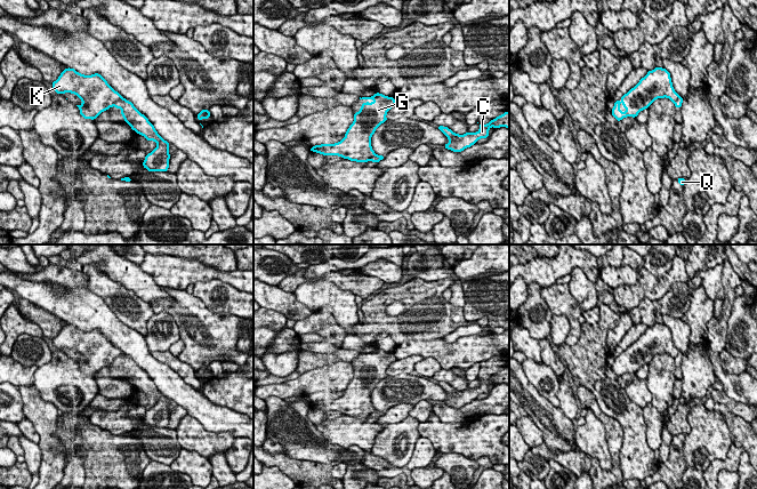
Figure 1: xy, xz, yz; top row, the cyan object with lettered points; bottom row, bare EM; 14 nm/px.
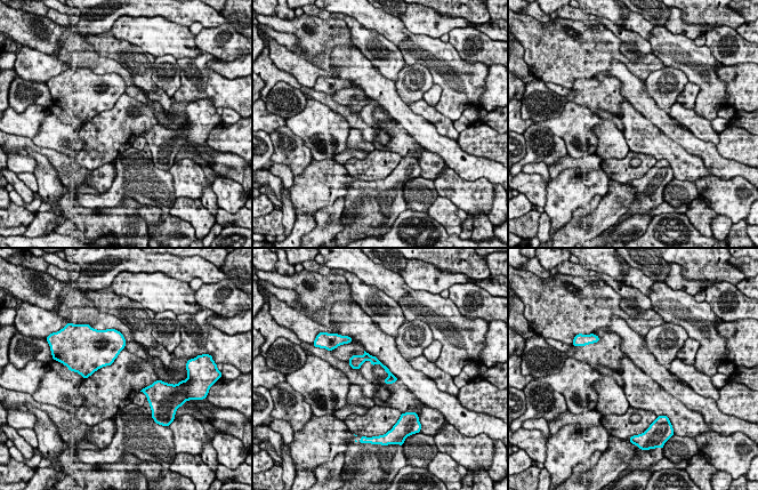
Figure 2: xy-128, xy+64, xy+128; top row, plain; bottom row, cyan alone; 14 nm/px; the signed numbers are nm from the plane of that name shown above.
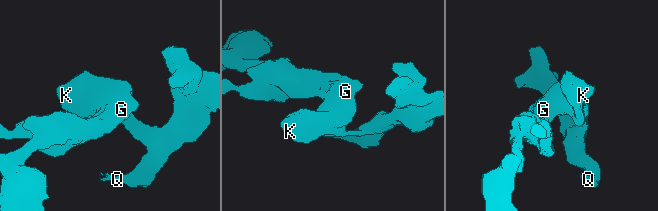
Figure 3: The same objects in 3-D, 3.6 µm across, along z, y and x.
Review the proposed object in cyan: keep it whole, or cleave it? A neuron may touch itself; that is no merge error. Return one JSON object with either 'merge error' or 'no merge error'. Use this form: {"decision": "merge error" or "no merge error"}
{"decision": "merge error"}

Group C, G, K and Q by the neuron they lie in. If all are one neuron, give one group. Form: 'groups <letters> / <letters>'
groups C Q / G K

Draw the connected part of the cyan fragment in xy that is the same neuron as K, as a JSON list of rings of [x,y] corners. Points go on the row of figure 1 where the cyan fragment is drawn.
[[[70,67],[51,85],[57,94],[75,94],[82,101],[82,104],[76,106],[84,119],[95,120],[122,97],[100,74],[83,75]]]

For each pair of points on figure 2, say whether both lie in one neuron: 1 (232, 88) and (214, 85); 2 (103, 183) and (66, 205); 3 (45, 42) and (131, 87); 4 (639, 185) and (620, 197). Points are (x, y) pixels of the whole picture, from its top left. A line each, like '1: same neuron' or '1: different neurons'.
1: same neuron
2: different neurons
3: same neuron
4: different neurons

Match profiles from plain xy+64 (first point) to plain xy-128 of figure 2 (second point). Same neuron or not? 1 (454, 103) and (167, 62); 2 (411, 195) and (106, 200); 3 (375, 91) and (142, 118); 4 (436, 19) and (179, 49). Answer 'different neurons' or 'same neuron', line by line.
1: different neurons
2: same neuron
3: different neurons
4: different neurons

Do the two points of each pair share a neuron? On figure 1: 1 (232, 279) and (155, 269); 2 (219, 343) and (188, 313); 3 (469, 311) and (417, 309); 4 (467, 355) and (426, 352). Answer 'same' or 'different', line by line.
1: same
2: same
3: different
4: same

